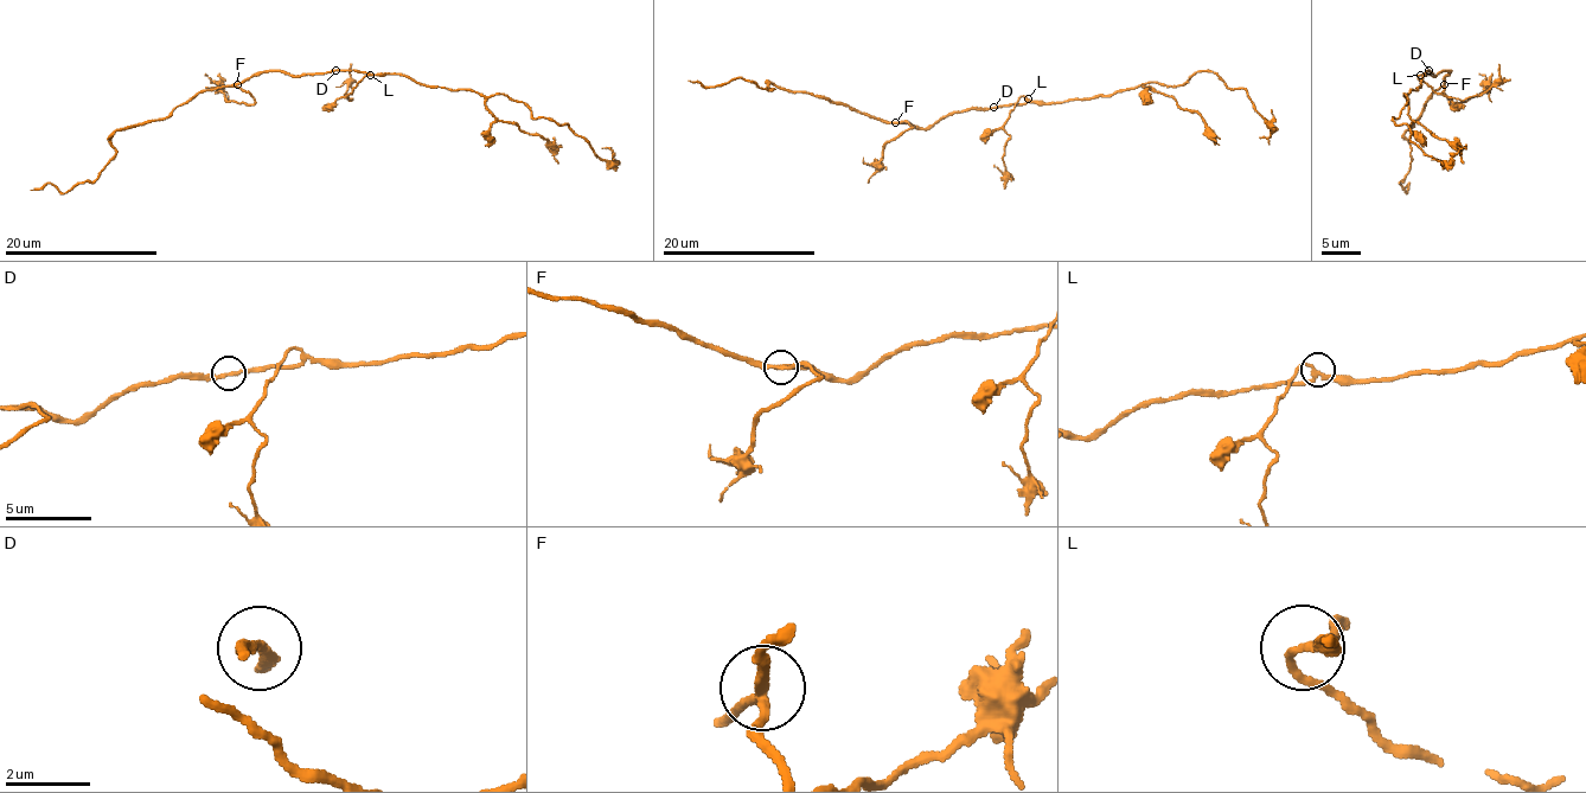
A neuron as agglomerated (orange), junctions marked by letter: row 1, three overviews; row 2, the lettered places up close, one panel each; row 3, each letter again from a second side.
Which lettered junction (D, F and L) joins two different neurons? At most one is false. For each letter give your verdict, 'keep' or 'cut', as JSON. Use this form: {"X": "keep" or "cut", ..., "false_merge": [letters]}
{"D": "keep", "F": "keep", "L": "keep", "false_merge": []}

